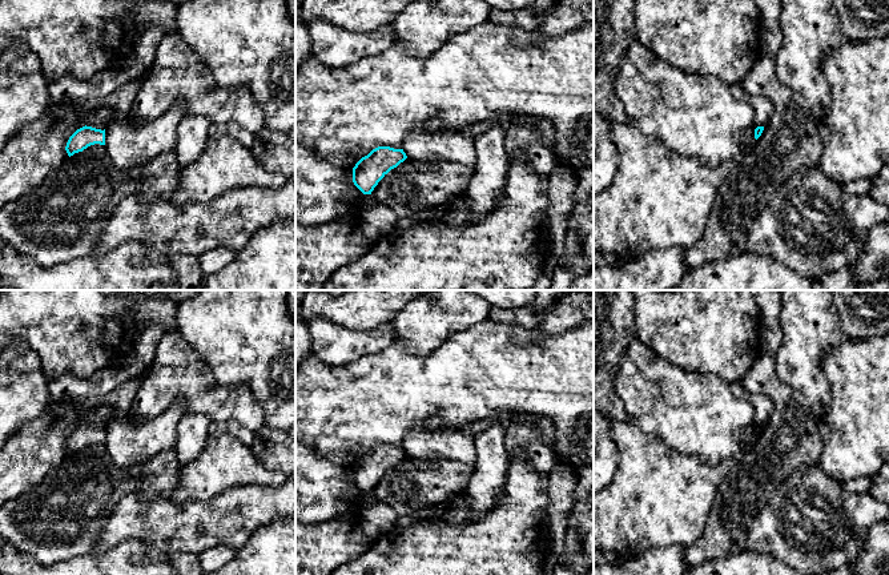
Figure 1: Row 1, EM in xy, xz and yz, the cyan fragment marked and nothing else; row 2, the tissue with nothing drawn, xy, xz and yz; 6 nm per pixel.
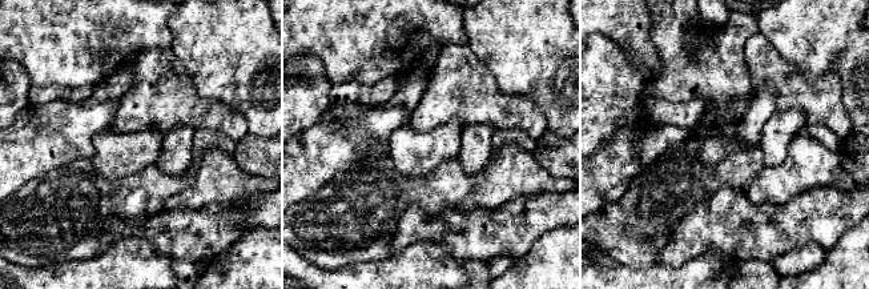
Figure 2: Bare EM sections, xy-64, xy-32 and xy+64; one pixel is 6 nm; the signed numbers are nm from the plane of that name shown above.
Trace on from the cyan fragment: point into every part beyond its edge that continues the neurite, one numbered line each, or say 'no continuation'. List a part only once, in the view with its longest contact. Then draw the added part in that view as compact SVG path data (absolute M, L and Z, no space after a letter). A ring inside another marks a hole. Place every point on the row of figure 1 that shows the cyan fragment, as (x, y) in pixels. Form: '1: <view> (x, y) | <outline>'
no continuation

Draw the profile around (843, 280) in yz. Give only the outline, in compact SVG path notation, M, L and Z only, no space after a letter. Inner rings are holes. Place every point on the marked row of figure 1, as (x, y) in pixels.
M850 266L812 281L813 290L856 290L857 282Z

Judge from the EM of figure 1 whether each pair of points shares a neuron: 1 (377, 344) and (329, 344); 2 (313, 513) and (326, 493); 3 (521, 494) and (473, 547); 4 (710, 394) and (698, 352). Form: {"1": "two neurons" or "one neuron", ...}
{"1": "one neuron", "2": "one neuron", "3": "one neuron", "4": "two neurons"}

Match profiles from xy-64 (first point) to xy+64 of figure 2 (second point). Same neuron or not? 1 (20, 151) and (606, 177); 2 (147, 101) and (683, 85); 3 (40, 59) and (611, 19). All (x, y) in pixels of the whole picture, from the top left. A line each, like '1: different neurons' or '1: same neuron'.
1: same neuron
2: different neurons
3: same neuron

